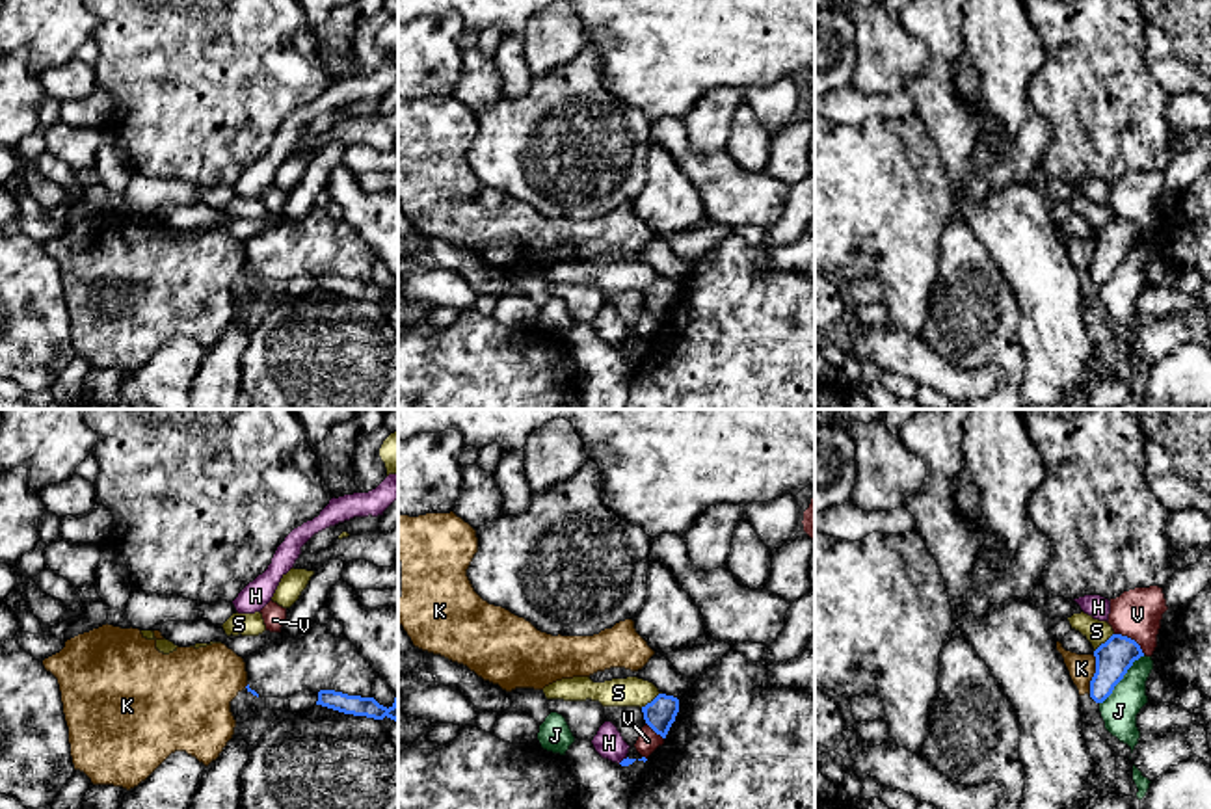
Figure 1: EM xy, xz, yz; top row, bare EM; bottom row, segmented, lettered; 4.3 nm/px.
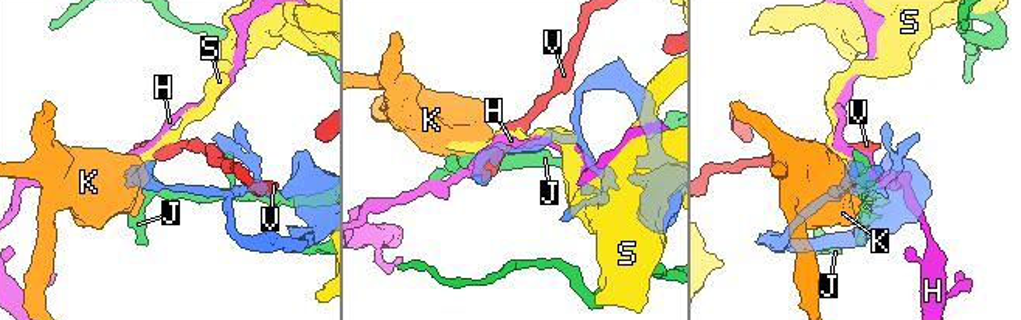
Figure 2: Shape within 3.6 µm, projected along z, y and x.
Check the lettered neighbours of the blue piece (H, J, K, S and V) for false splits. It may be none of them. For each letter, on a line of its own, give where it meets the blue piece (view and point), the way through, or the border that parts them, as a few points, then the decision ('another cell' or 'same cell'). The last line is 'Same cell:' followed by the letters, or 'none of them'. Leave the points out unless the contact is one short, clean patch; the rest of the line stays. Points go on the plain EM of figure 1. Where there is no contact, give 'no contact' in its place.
H: xz (624, 343) | along xz (627, 341), (618, 346) | another cell
J: yz (1122, 261) | another cell
K: yz (1094, 257) | along yz (1094, 238), (1094, 259), (1089, 276) | another cell
S: xz (652, 285) | along xz (661, 276), (640, 291) | another cell
V: yz (1130, 222) | another cell
Same cell: none of them

